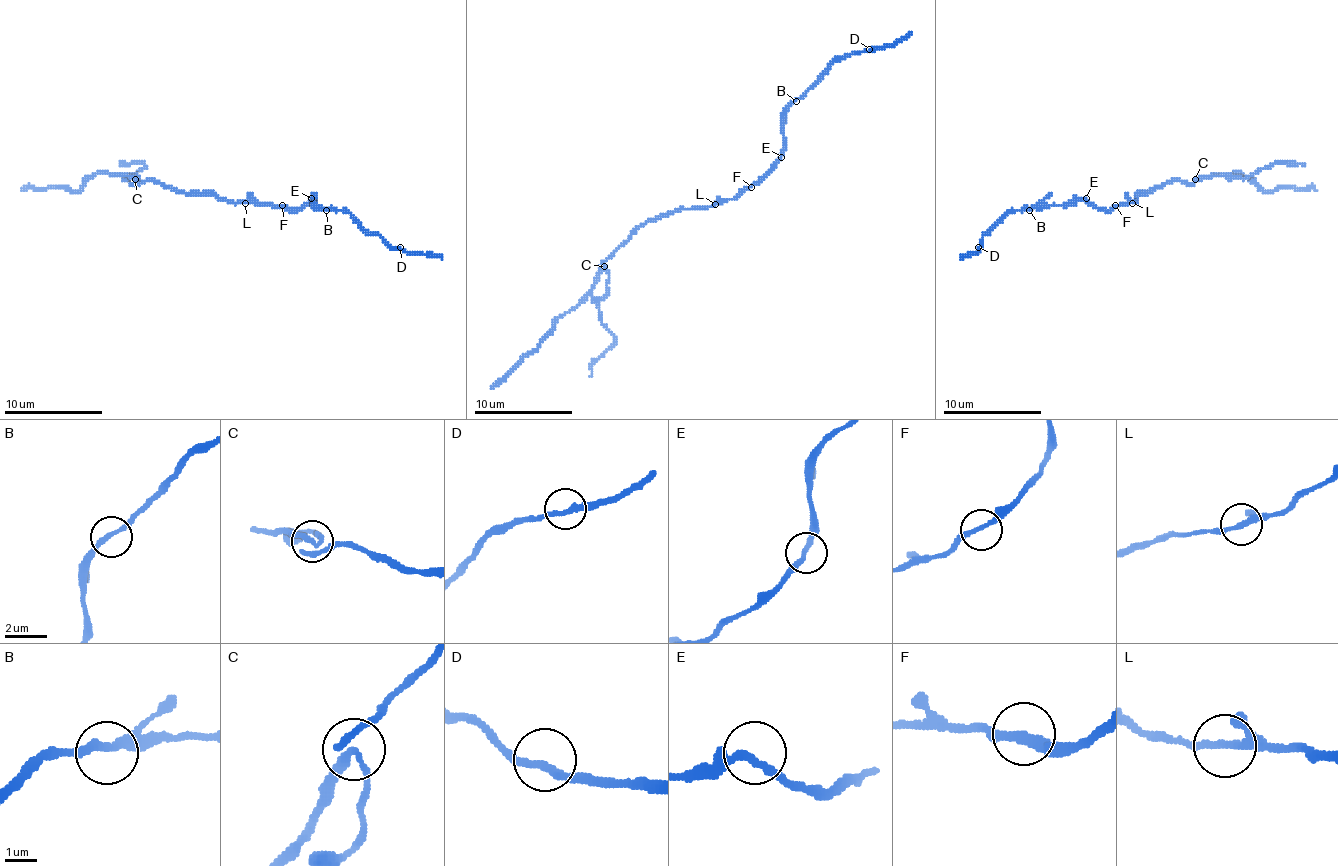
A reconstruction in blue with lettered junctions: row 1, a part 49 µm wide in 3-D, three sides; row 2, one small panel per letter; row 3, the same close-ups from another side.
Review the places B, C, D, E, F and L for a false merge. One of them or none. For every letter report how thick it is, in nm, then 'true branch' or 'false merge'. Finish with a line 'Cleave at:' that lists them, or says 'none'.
B: calibre 240 nm; true branch
C: calibre 190 nm; false merge
D: calibre 240 nm; true branch
E: calibre 240 nm; true branch
F: calibre 240 nm; true branch
L: calibre 200 nm; true branch
Cleave at: C

